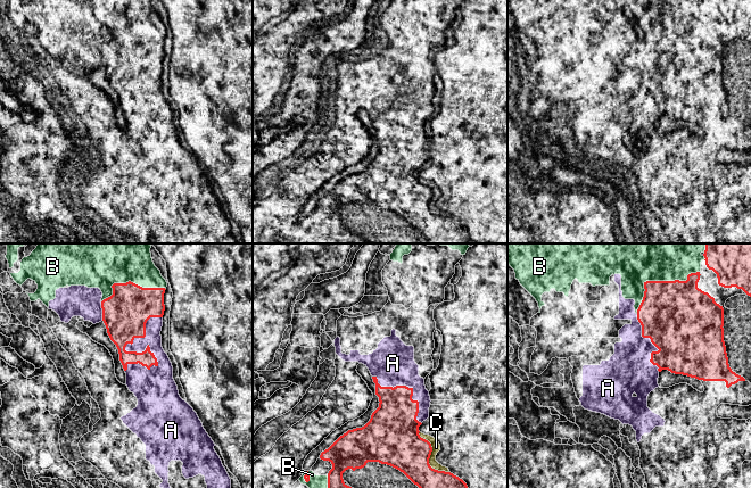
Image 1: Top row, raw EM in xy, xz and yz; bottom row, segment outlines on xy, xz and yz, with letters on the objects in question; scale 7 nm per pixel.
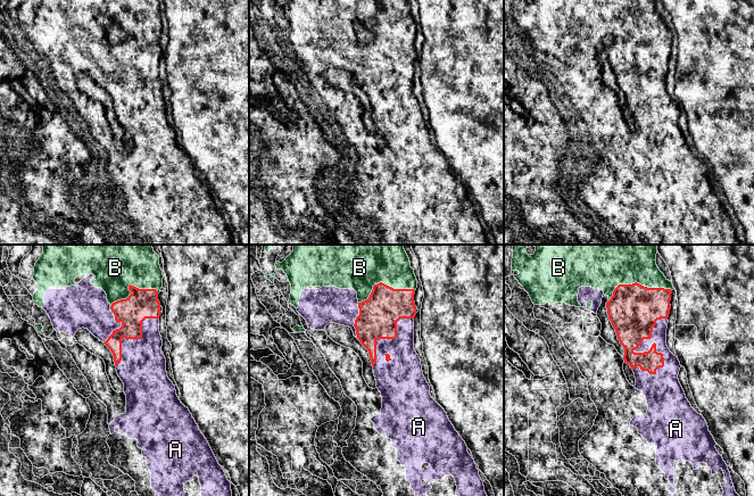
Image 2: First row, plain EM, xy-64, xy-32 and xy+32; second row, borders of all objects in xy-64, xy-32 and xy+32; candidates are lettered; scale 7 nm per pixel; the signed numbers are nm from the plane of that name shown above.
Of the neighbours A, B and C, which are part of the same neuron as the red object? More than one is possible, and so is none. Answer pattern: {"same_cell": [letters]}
{"same_cell": []}

